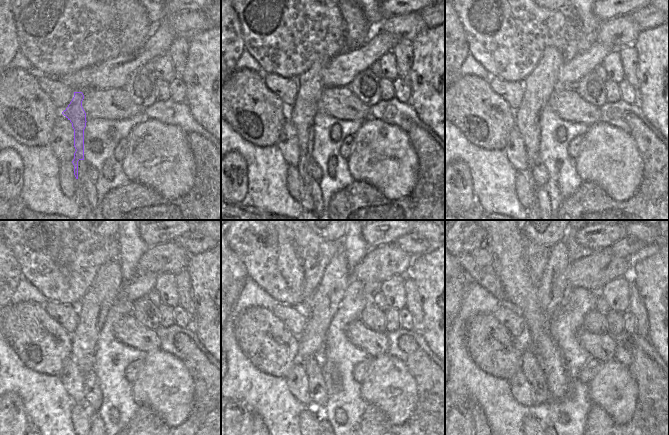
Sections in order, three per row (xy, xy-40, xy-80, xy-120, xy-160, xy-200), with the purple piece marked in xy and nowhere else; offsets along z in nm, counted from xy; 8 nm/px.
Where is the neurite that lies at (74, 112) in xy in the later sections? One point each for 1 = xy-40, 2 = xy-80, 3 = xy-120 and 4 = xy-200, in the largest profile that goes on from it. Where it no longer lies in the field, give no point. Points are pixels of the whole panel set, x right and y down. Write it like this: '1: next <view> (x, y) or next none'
1: next xy-40 (301, 114)
2: next xy-80 (539, 85)
3: next xy-120 (107, 286)
4: next xy-200 (553, 287)

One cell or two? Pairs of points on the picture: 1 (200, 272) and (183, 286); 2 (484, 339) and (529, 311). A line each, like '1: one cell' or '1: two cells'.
1: two cells
2: two cells

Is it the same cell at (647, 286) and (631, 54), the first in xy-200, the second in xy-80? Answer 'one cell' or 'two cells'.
two cells

